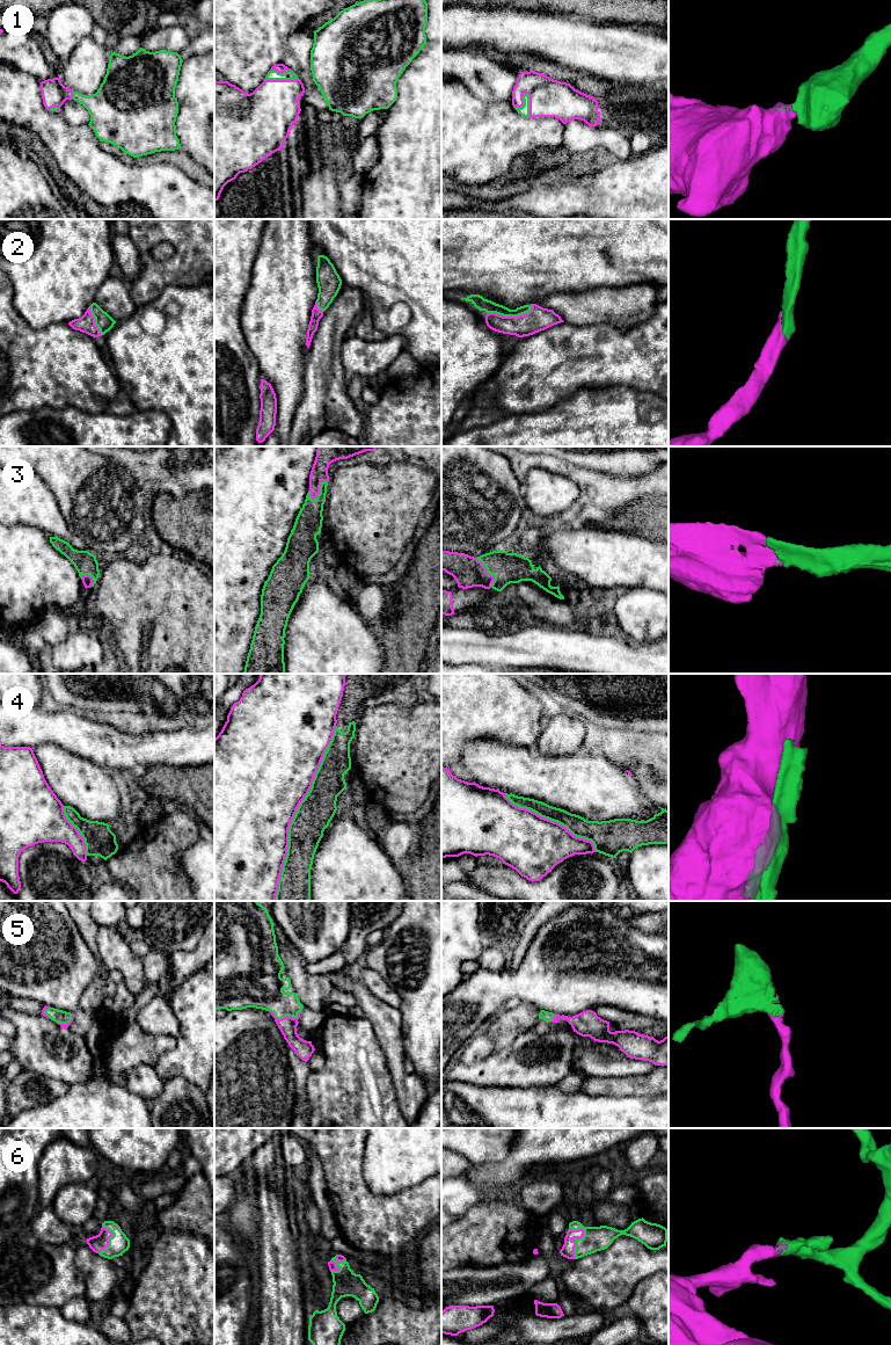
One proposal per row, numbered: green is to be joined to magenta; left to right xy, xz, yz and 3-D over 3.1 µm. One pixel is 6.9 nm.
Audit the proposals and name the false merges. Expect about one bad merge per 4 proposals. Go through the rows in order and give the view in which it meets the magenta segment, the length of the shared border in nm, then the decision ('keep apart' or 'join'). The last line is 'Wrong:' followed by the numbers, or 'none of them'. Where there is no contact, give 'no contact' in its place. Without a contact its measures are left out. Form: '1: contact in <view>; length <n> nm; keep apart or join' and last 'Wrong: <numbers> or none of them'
1: contact in yz; length 180 nm; join
2: contact in yz; length 320 nm; join
3: contact in xz; length 170 nm; join
4: contact in xz; length 1300 nm; keep apart
5: contact in xz; length 220 nm; join
6: contact in yz; length 240 nm; join
Wrong: 4

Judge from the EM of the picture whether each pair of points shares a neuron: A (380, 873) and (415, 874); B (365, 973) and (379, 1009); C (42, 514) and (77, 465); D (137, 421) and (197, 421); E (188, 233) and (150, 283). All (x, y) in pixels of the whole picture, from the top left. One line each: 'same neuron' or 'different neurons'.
A: different neurons
B: different neurons
C: different neurons
D: different neurons
E: same neuron

